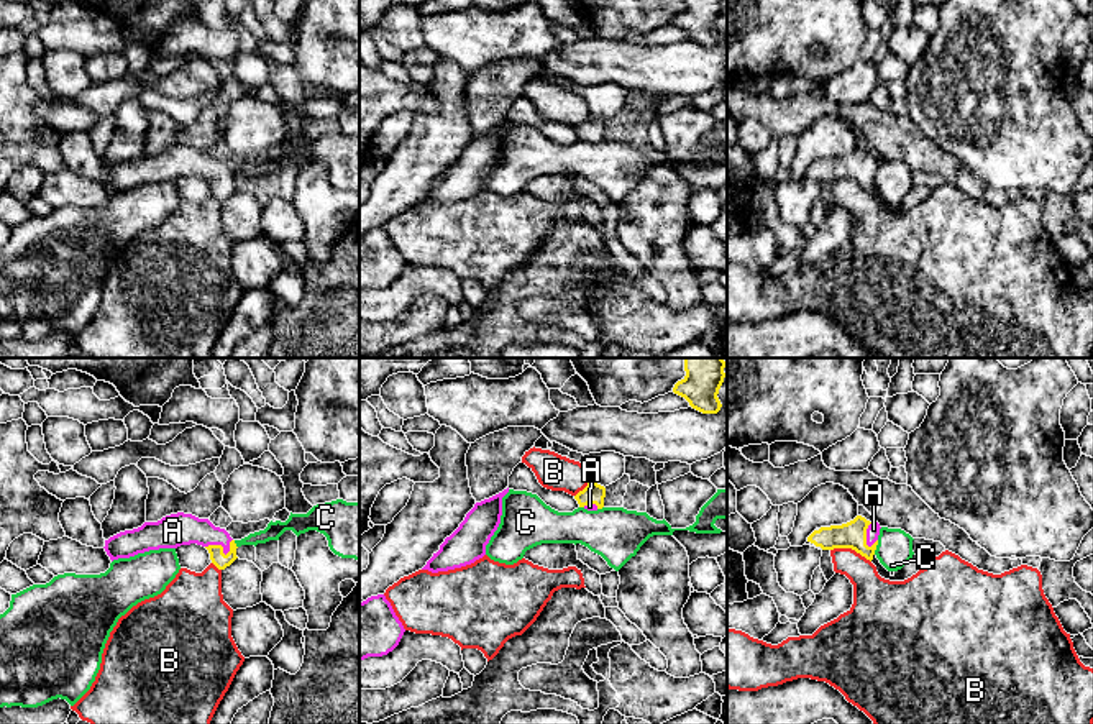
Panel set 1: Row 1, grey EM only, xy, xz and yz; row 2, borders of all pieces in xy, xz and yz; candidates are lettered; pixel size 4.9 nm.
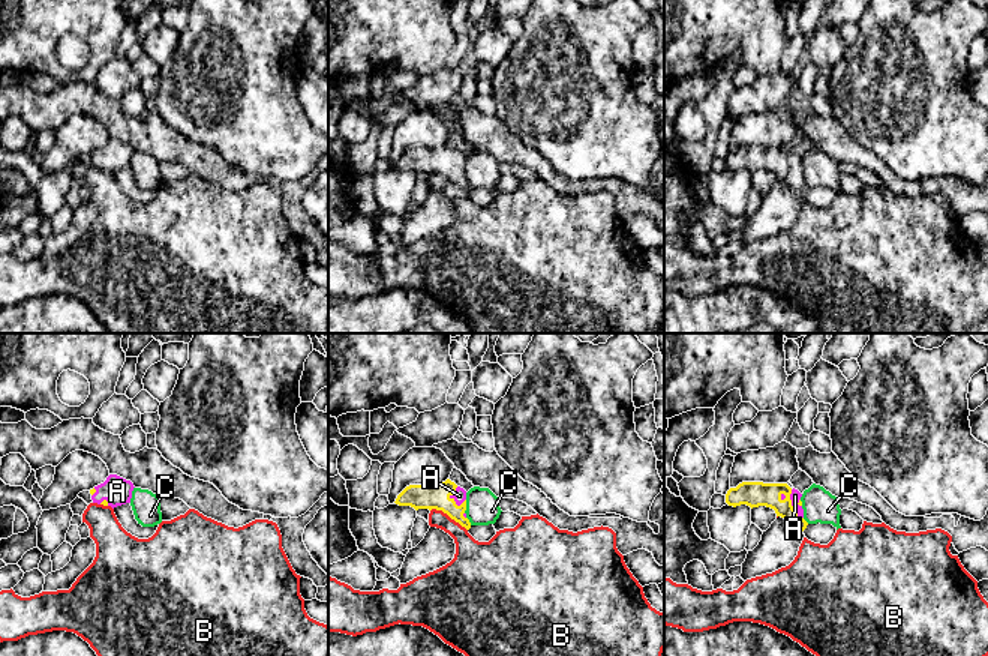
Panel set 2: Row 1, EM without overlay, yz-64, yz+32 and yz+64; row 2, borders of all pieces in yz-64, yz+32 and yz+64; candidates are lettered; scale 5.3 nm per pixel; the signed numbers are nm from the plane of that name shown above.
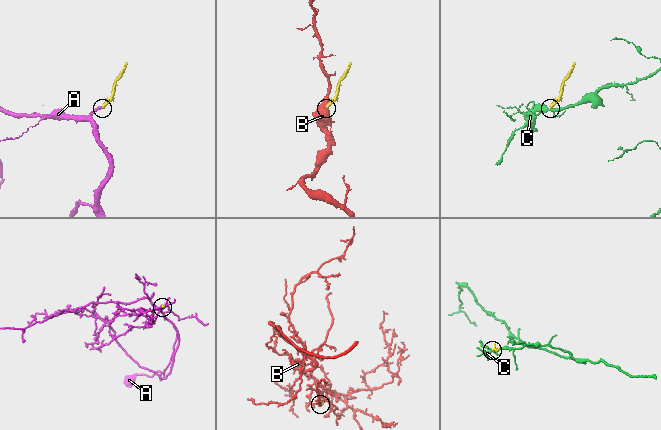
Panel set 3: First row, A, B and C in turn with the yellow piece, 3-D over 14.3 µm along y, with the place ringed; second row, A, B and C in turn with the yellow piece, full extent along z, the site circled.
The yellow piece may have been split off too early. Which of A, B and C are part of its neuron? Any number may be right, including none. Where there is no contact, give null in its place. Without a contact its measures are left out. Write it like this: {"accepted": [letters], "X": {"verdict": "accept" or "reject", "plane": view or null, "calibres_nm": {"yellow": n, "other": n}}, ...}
{"accepted": ["A"], "A": {"verdict": "accept", "plane": "xy", "calibres_nm": {"yellow": 80, "other": 160}}, "B": {"verdict": "reject", "plane": "yz", "calibres_nm": {"yellow": 130, "other": 190}}, "C": {"verdict": "reject", "plane": "yz", "calibres_nm": {"yellow": 130, "other": 180}}}

